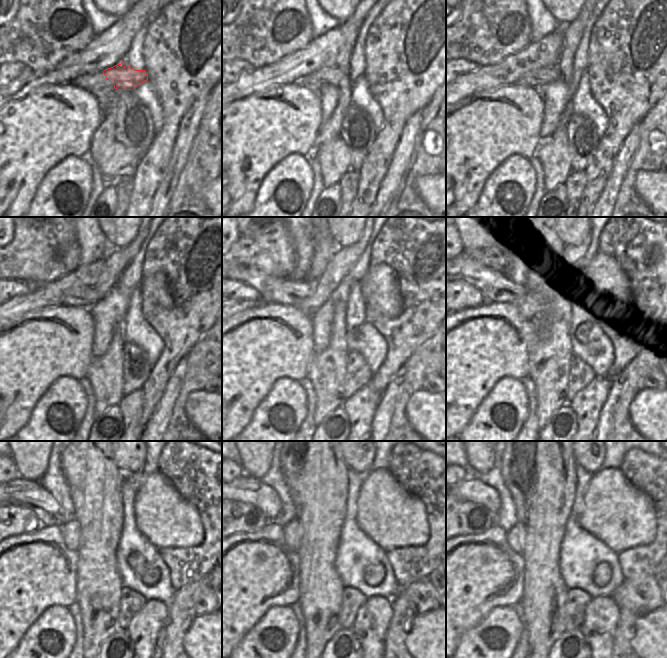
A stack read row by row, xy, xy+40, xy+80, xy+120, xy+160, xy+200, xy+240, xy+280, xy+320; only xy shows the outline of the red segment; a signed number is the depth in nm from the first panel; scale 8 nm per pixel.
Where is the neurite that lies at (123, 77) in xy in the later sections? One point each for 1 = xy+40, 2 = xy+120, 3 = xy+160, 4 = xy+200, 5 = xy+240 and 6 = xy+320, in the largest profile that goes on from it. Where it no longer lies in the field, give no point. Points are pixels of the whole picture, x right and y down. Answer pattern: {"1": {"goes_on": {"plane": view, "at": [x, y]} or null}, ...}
{"1": {"goes_on": {"plane": "xy+40", "at": [341, 80]}}, "2": {"goes_on": {"plane": "xy+120", "at": [85, 296]}}, "3": {"goes_on": {"plane": "xy+160", "at": [287, 291]}}, "4": {"goes_on": {"plane": "xy+200", "at": [496, 287]}}, "5": {"goes_on": {"plane": "xy+240", "at": [21, 492]}}, "6": {"goes_on": {"plane": "xy+320", "at": [470, 489]}}}

